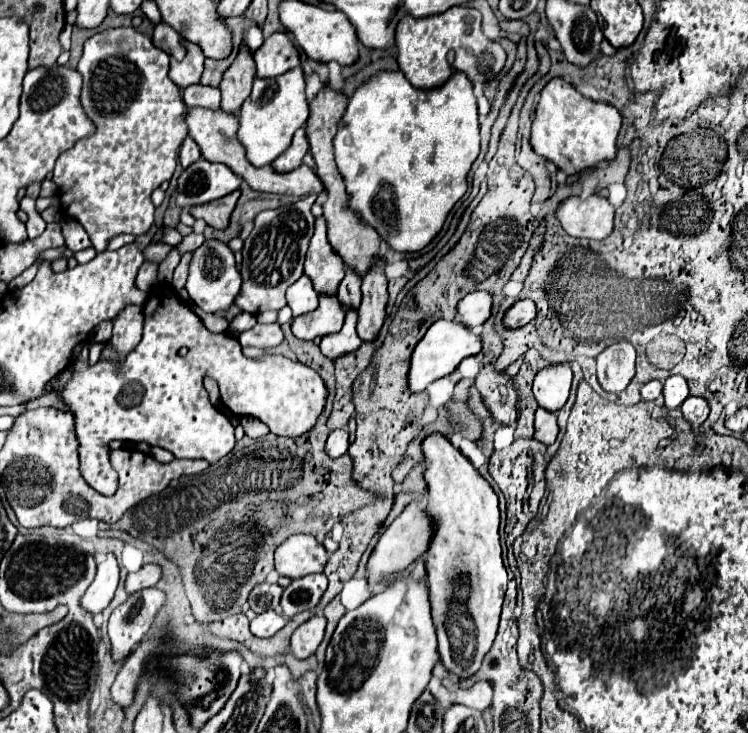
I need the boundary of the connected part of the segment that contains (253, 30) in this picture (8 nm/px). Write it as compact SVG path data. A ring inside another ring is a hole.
M255 24L249 26L249 32L247 32L247 36L245 36L245 44L247 44L247 50L249 50L251 54L263 44L263 36L261 36L261 28L259 28L259 26L255 26Z

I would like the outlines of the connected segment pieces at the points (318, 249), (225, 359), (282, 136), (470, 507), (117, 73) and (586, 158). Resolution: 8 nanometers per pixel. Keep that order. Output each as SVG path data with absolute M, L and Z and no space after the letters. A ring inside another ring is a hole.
M323 216L315 222L315 234L305 258L305 274L311 278L315 292L325 296L335 296L345 276L343 262L331 250L331 244L327 244L327 224L323 222Z
M155 288L145 304L145 328L143 340L137 344L123 362L97 362L89 364L87 360L77 360L73 364L71 378L57 390L57 396L67 404L69 412L75 416L75 436L79 440L79 470L83 480L97 490L99 494L113 496L119 484L118 474L109 461L111 440L121 442L145 442L149 446L159 446L169 450L175 458L203 458L209 464L215 464L233 450L235 436L233 424L209 402L203 388L203 376L211 376L219 382L223 404L237 416L253 416L269 426L277 436L297 438L309 432L319 414L325 408L327 388L321 376L309 366L289 360L285 356L267 353L264 358L245 358L241 344L229 334L211 334L199 316L187 308L177 294L167 288ZM187 346L189 354L183 358L179 350Z
M297 66L275 78L255 78L253 92L241 106L239 116L239 142L247 148L247 158L253 166L271 164L279 154L287 150L297 128L309 118L309 104L305 98L303 68Z
M433 434L423 440L423 454L427 460L425 482L429 488L427 514L435 520L435 536L429 546L427 558L427 586L429 600L433 608L433 622L439 638L439 658L449 674L455 674L459 680L471 678L479 668L493 646L499 614L507 590L507 570L501 560L501 542L499 542L499 506L497 494L487 484L487 480L471 466L471 462L441 434Z
M111 28L111 30L103 30L103 32L97 32L95 36L91 36L87 42L85 42L85 50L83 50L83 56L77 64L77 72L83 76L83 88L81 88L81 104L83 104L83 110L87 112L87 118L95 124L95 134L83 138L83 140L77 140L73 148L69 148L67 152L63 152L59 158L57 158L57 164L55 164L55 170L53 170L53 182L57 184L57 190L59 190L59 200L61 200L61 210L65 216L69 216L71 220L79 222L85 232L89 234L91 242L93 242L93 248L97 254L105 252L107 250L107 244L111 238L119 236L119 234L133 234L133 236L139 236L139 234L145 234L151 224L153 224L153 212L155 212L155 206L151 204L151 192L155 188L161 186L161 182L169 182L173 172L175 172L175 166L177 166L177 150L181 146L181 142L189 136L189 130L187 130L187 124L185 124L185 118L189 114L189 108L183 104L181 100L181 94L179 94L179 88L171 82L169 78L169 56L159 50L157 46L153 46L151 38L135 28Z
M553 78L541 92L535 120L531 126L531 146L535 154L553 162L567 176L577 176L601 162L613 162L617 156L617 134L621 128L621 114L601 102L583 98L571 84Z

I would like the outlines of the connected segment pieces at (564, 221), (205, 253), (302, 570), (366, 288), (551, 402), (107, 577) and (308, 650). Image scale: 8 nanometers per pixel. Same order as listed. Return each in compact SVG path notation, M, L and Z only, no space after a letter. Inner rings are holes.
M593 194L587 200L571 196L557 208L563 230L573 238L605 240L613 232L613 216L613 206L599 194Z
M207 240L203 246L199 246L195 250L193 262L189 266L189 278L187 278L185 288L187 288L193 304L199 306L203 312L221 314L231 308L231 304L235 302L235 296L239 294L239 288L241 288L241 274L235 268L233 252L229 250L229 246L225 242ZM221 268L223 268L223 274L221 274Z
M295 534L275 550L275 570L289 578L323 572L325 562L327 552L323 544L317 542L315 536L307 534Z
M377 262L375 268L363 278L363 302L359 308L359 322L357 332L363 342L373 342L387 318L387 278L383 274L385 264Z
M557 364L543 368L535 374L533 396L549 412L557 412L569 398L571 388L571 366Z
M107 554L103 562L97 566L97 576L93 584L87 588L87 592L81 596L83 610L91 612L91 616L103 612L109 602L113 600L115 588L119 584L119 566L113 554Z
M313 616L305 624L301 624L291 638L291 652L295 654L295 658L305 660L305 658L313 656L317 646L323 640L323 634L325 634L325 618L323 616Z

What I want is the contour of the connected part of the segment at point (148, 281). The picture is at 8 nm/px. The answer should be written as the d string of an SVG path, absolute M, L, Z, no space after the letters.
M143 262L143 266L139 268L139 274L135 278L135 286L139 290L153 290L157 286L157 262Z

